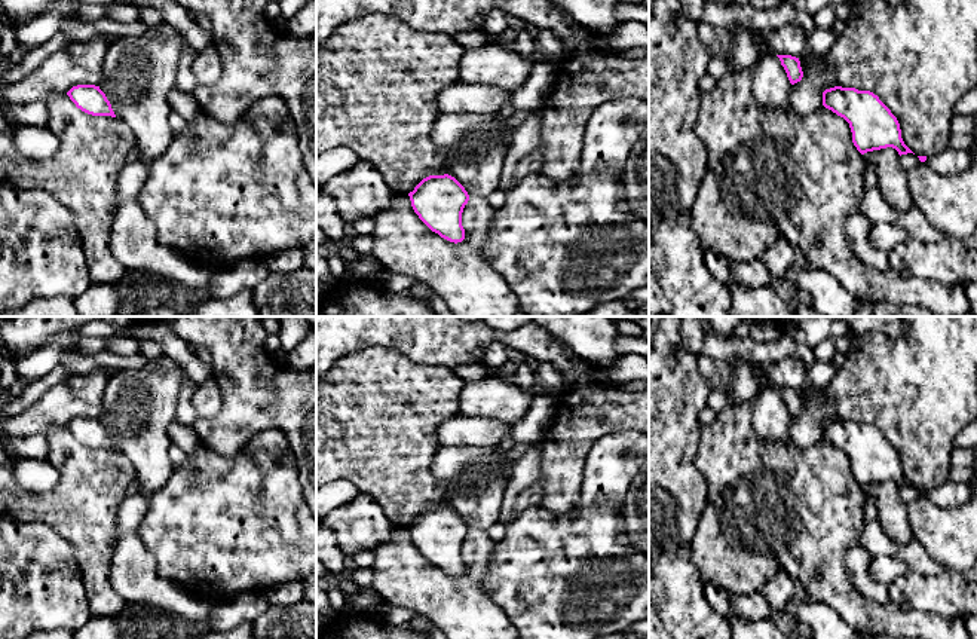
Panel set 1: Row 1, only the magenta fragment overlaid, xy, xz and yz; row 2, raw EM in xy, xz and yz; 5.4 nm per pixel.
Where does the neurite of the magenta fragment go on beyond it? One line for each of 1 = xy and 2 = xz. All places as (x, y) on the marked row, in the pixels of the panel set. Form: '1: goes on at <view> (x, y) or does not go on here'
1: does not go on here
2: does not go on here

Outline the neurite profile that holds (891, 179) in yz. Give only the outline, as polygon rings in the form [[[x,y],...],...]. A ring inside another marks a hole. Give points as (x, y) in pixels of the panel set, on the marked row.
[[[886,147],[863,155],[866,163],[875,168],[878,187],[886,202],[898,213],[913,207],[906,171],[900,165],[900,155],[895,149]]]

